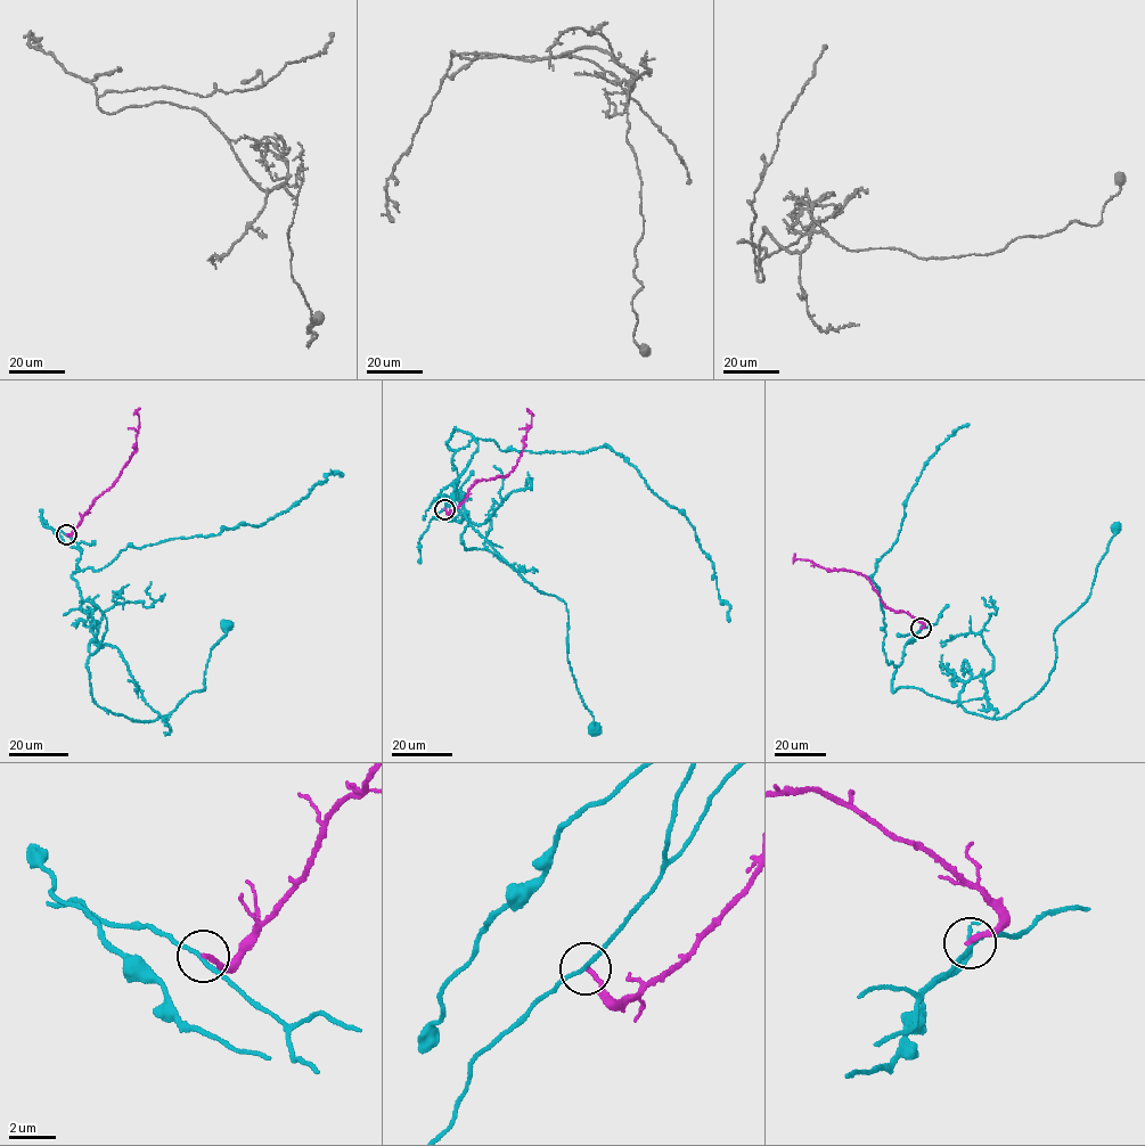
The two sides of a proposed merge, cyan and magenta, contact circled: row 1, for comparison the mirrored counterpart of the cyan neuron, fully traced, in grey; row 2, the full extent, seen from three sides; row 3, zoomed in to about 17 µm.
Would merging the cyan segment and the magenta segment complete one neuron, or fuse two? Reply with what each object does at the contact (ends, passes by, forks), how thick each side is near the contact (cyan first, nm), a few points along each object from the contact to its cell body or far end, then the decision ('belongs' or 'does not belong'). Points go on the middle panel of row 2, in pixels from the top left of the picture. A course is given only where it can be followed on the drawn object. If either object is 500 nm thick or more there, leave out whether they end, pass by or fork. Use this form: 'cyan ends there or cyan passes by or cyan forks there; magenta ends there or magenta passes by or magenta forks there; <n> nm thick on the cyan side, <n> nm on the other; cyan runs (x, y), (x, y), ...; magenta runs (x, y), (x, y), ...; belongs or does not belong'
cyan passes by; magenta ends there; 160 nm thick on the cyan side, 200 nm on the other; cyan runs (444, 509), (459, 481), (455, 427), (477, 443), (452, 484), (456, 509), (565, 604), (569, 663), (595, 728); magenta runs (444, 509), (448, 513), (457, 508), (474, 482), (509, 475), (525, 445), (530, 411), (533, 414); does not belong

